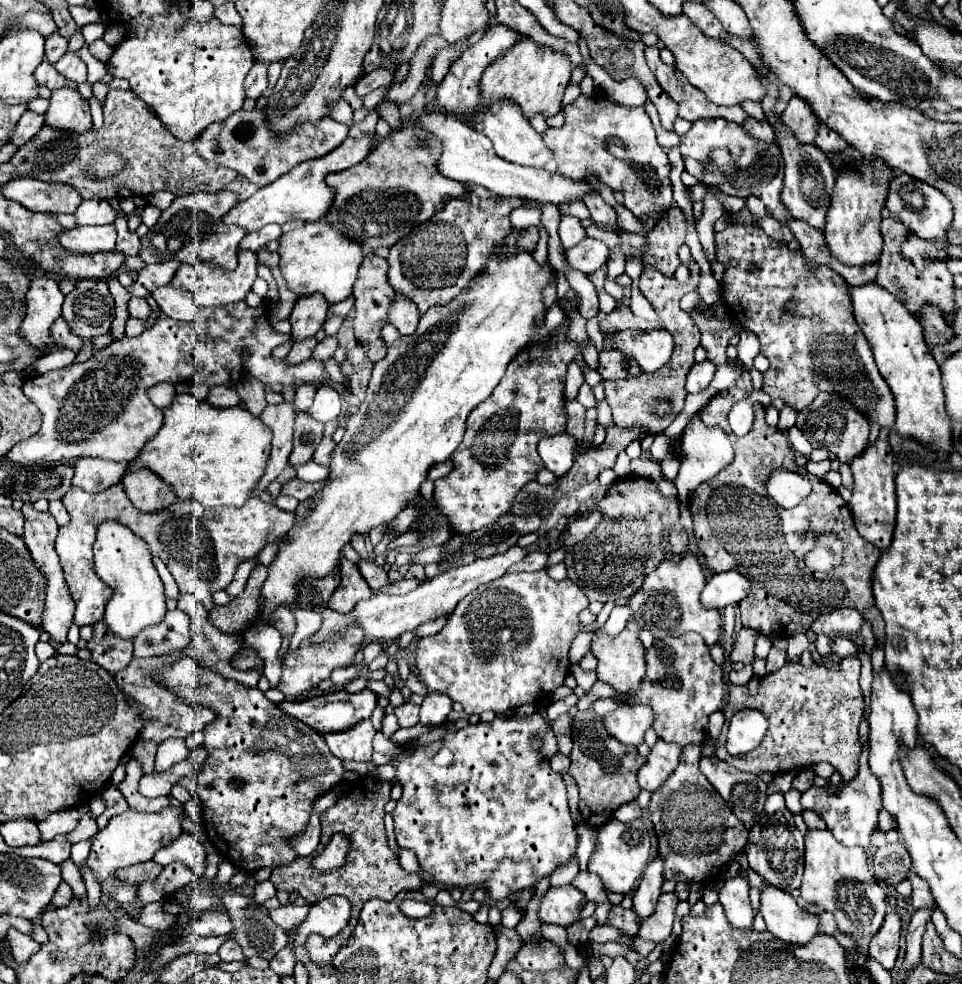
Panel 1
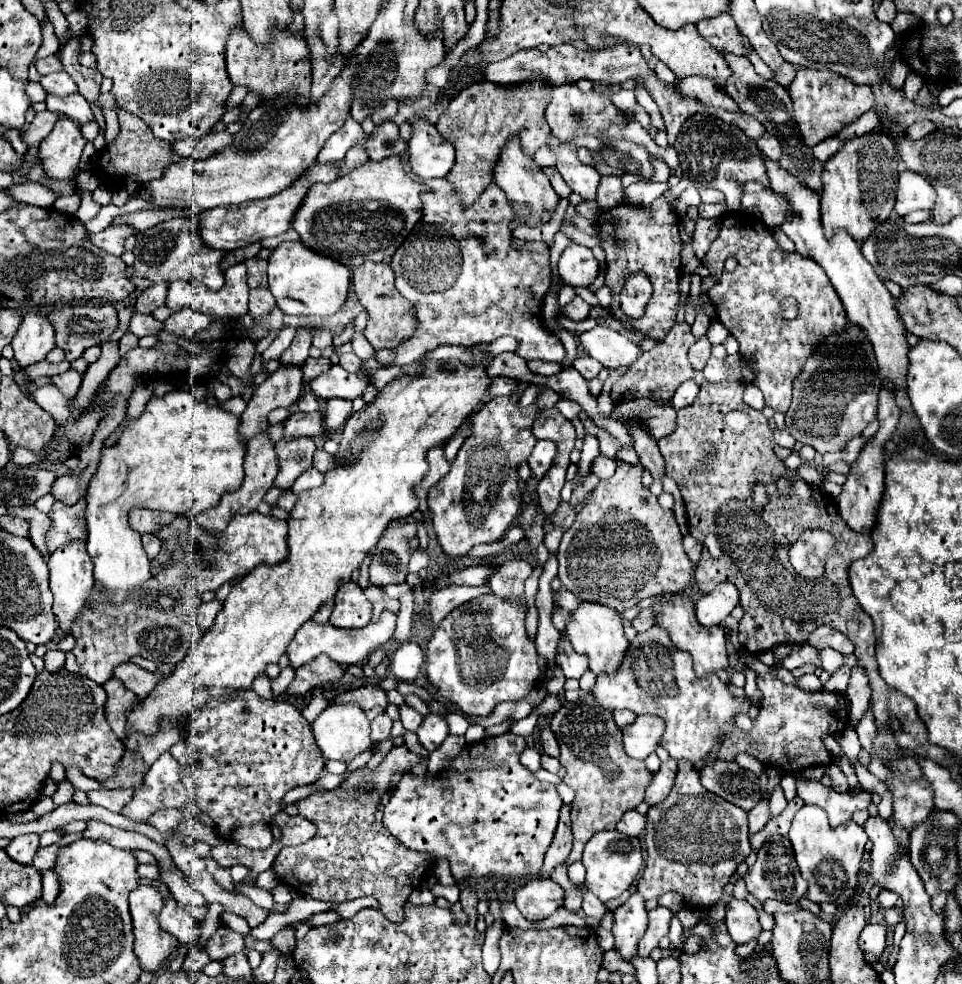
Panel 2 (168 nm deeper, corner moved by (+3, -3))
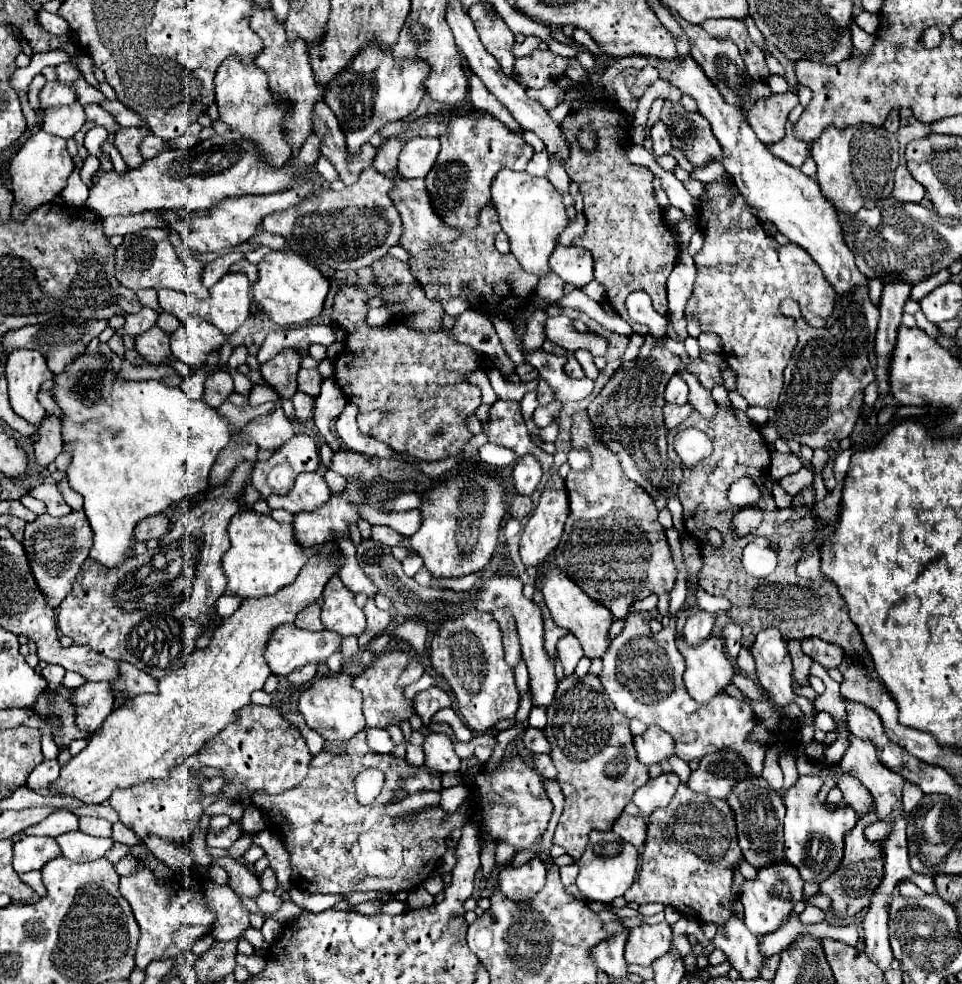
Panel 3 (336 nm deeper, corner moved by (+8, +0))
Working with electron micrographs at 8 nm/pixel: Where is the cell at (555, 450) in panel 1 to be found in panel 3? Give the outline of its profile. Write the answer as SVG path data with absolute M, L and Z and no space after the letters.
M524 455L516 461L516 467L512 471L512 479L514 479L514 487L518 493L522 495L532 495L532 491L536 489L536 485L542 479L542 467L540 461L534 455Z

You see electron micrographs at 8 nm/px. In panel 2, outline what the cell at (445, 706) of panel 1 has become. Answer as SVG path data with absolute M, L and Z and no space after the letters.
M429 712L429 716L423 718L423 724L419 726L417 736L427 752L437 750L443 744L443 740L449 736L449 728L447 728L445 718L435 712Z

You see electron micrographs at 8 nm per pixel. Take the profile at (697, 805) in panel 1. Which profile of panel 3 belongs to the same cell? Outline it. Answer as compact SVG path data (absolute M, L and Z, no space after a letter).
M680 783L670 805L656 809L648 817L648 837L644 843L640 873L634 885L624 893L624 899L628 903L638 903L638 905L664 903L696 921L702 921L702 923L714 921L718 925L724 925L728 917L732 915L734 899L730 897L730 887L732 887L732 877L740 859L742 859L742 849L738 845L736 819L734 819L732 807L724 799L712 799Z

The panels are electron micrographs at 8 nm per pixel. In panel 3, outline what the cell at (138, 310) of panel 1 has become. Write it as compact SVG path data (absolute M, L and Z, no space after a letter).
M158 325L136 335L134 339L136 339L136 351L142 357L146 357L148 363L162 363L166 359L172 359L168 335Z

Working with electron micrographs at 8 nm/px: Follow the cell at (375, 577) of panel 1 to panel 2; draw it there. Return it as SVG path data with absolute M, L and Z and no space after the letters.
M369 586L369 588L365 588L365 596L367 596L367 600L373 604L373 622L381 616L381 612L385 612L385 610L389 610L389 612L393 612L393 614L397 614L399 612L399 602L397 600L391 600L391 598L387 598L383 592L381 592L381 588L379 586Z

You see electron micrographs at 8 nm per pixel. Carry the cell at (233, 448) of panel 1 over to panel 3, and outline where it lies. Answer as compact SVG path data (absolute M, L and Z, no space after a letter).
M80 355L80 359L76 359L76 363L72 363L72 367L68 367L68 371L60 373L54 379L54 401L58 403L58 407L64 411L64 419L62 419L62 437L64 443L72 443L72 463L68 467L68 481L70 487L74 491L78 491L84 497L84 513L88 517L88 523L94 531L94 545L90 549L90 557L94 561L98 561L100 565L108 567L108 569L118 569L126 563L126 559L132 553L134 547L134 527L140 519L156 515L166 511L168 507L184 501L184 499L196 499L198 495L208 491L210 485L210 469L220 453L220 449L228 443L230 439L230 421L220 415L214 407L210 407L206 401L192 401L186 397L186 393L180 387L166 387L162 381L124 381L124 379L114 379L110 383L112 377L112 367L108 363L104 363L104 359L96 359L90 355Z

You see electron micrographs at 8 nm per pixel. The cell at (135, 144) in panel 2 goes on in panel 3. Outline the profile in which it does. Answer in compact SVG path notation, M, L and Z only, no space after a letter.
M122 127L120 131L116 131L114 147L120 151L122 159L130 169L138 169L144 163L144 157L140 153L140 143L148 135L150 131L146 127Z

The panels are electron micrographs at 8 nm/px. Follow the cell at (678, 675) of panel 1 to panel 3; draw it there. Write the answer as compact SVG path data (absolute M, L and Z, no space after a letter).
M644 615L626 617L626 627L612 641L612 647L602 657L604 667L598 677L602 681L604 691L608 693L614 707L626 717L634 717L646 725L660 725L666 733L670 733L674 739L676 757L684 761L702 759L712 751L732 745L752 767L750 773L754 777L760 777L764 745L748 741L748 733L756 725L752 707L726 693L716 695L708 705L696 703L688 695L682 681L686 661L674 643L674 633L676 633L674 619L658 633L652 633Z

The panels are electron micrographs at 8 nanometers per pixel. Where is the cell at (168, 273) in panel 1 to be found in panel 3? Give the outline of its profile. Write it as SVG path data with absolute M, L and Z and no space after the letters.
M142 307L138 313L132 313L126 317L126 323L122 327L122 331L130 337L138 335L140 331L146 331L148 327L152 327L158 319L158 311L152 307Z

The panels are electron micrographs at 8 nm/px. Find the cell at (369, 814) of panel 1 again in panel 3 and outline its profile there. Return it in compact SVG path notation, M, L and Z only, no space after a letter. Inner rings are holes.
M362 729L358 735L352 737L352 741L346 743L346 747L338 753L338 755L330 755L326 753L326 749L316 755L310 763L310 771L308 771L308 779L300 785L296 785L294 789L280 793L280 795L268 795L268 793L256 793L252 797L252 803L260 809L264 809L266 817L272 821L272 831L274 825L278 829L278 837L282 839L286 851L290 853L290 865L292 865L292 885L300 891L310 891L310 893L348 893L348 891L390 891L390 893L400 893L400 891L412 891L420 886L422 881L436 871L436 865L440 861L440 857L446 853L446 835L456 829L462 827L466 821L466 805L462 805L452 817L448 817L440 807L430 807L424 811L424 815L420 815L420 819L416 823L412 823L412 827L408 827L408 823L396 823L394 817L386 817L382 813L382 807L388 803L388 797L394 797L396 791L396 783L404 785L404 773L408 767L408 793L420 791L420 789L432 789L432 791L440 791L442 783L442 773L430 773L426 765L404 765L406 759L398 759L392 755L382 755L382 753L374 753L368 743L366 743L366 731ZM366 767L378 767L386 773L386 783L384 789L380 793L378 803L372 805L360 805L356 801L354 795L354 777L366 769Z

